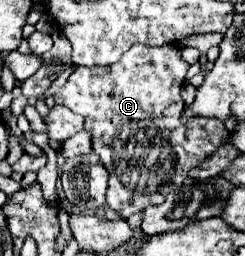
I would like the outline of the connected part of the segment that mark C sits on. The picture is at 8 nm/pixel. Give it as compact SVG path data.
M135 44L111 66L77 66L67 84L55 94L57 104L85 118L85 130L93 136L93 150L109 172L107 206L117 210L121 218L161 204L169 192L183 184L189 170L207 160L229 136L221 120L197 116L181 122L185 104L179 90L187 70L189 64L181 58L179 46L151 48Z

